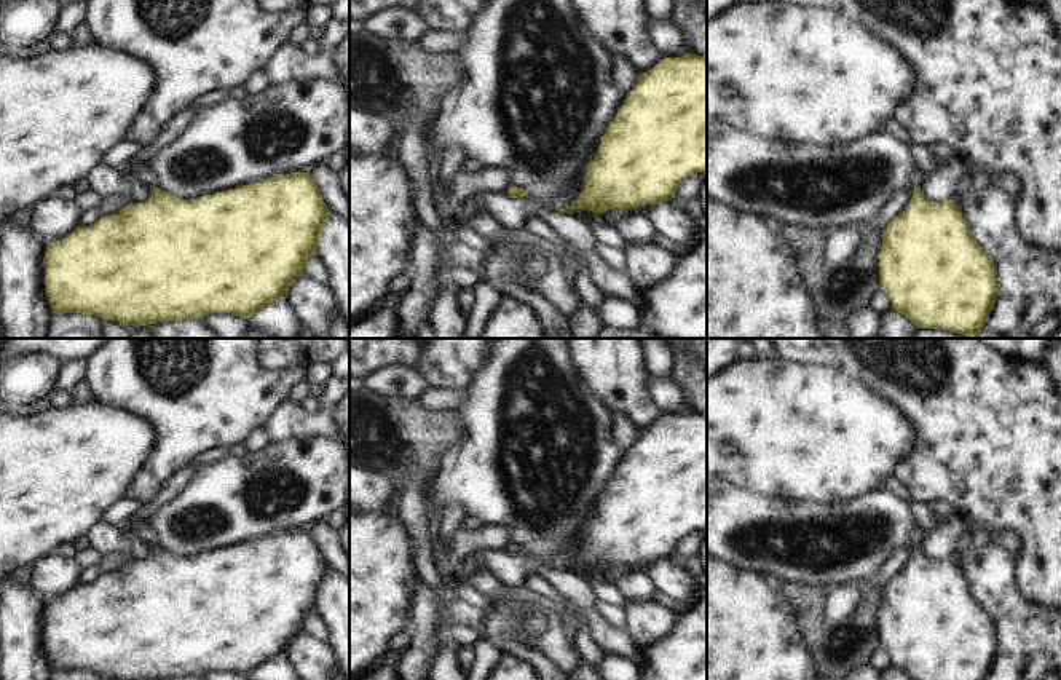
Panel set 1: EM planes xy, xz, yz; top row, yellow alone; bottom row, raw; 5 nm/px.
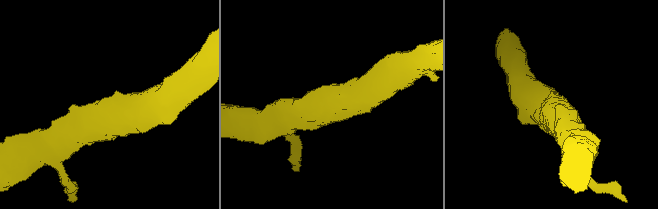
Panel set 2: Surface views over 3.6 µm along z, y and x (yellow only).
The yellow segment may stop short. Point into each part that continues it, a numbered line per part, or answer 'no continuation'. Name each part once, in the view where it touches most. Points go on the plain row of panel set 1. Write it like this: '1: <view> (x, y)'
no continuation

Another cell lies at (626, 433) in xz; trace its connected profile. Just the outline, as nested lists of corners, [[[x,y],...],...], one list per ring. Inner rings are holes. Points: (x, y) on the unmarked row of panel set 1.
[[[613,410],[613,428],[614,441],[621,447],[633,447],[640,436],[638,428],[621,410]]]

